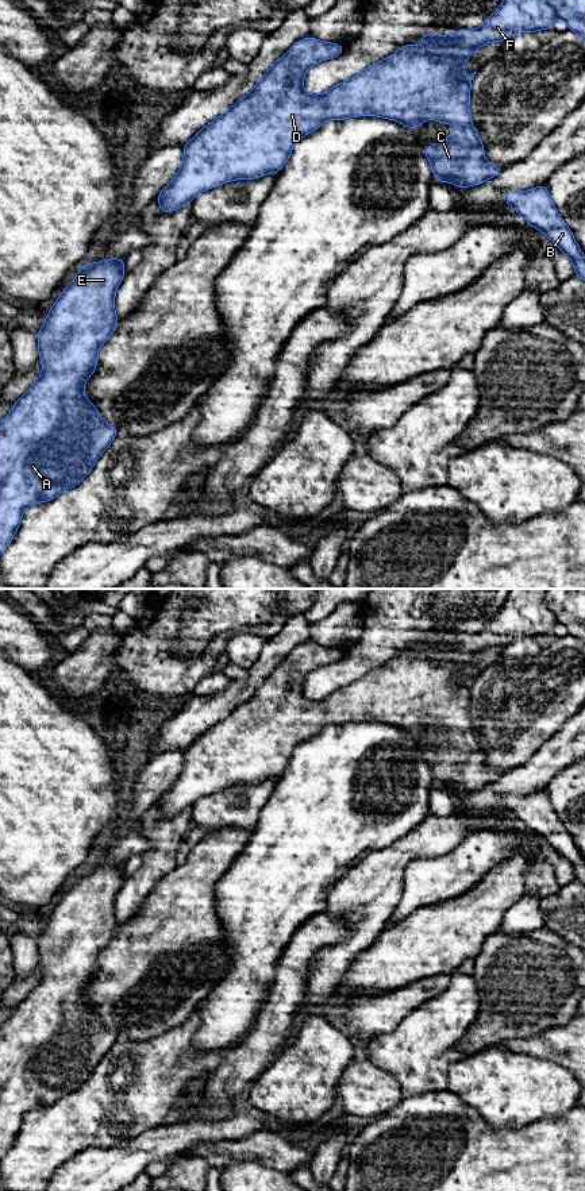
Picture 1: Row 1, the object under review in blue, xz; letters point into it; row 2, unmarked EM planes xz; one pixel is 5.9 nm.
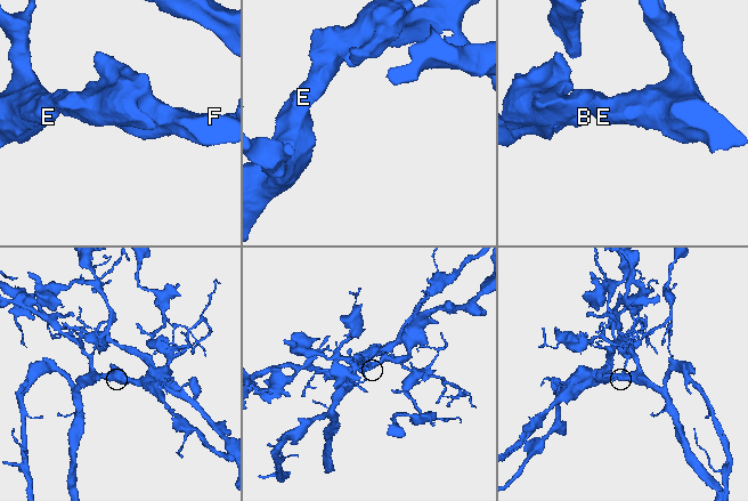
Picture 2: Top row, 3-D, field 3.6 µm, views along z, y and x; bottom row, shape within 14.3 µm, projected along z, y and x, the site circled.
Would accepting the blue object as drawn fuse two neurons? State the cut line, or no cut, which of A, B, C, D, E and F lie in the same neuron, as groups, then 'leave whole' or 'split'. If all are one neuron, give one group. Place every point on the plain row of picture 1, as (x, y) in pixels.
cut none; groups A B C D E F; leave whole

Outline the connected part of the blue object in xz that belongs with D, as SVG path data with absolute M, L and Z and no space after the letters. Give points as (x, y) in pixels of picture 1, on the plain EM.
M511 589L500 612L474 635L454 636L446 641L438 639L423 639L420 645L423 652L405 650L395 659L381 667L376 667L354 681L339 687L322 699L308 699L304 697L303 686L305 677L315 668L340 660L345 656L343 650L322 647L307 641L295 648L266 679L254 690L253 695L239 704L223 720L203 732L189 747L184 749L184 763L176 782L159 797L158 809L162 817L173 817L177 813L190 808L203 795L231 787L234 785L255 785L261 780L278 778L290 762L295 748L316 736L326 725L343 725L353 721L380 721L397 725L408 735L419 732L423 735L424 724L434 724L453 729L457 736L451 741L440 741L438 749L430 749L424 753L424 760L430 764L434 780L439 787L453 787L463 794L472 790L480 790L486 785L496 782L504 772L490 770L485 766L484 749L478 737L472 732L470 690L474 678L463 681L463 667L481 651L489 647L504 647L519 637L535 637L549 635L555 623L566 627L567 635L574 636L585 645L585 589Z

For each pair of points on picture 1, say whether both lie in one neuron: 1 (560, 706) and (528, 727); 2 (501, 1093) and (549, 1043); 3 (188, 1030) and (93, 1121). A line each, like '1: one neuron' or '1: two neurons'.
1: one neuron
2: two neurons
3: one neuron

